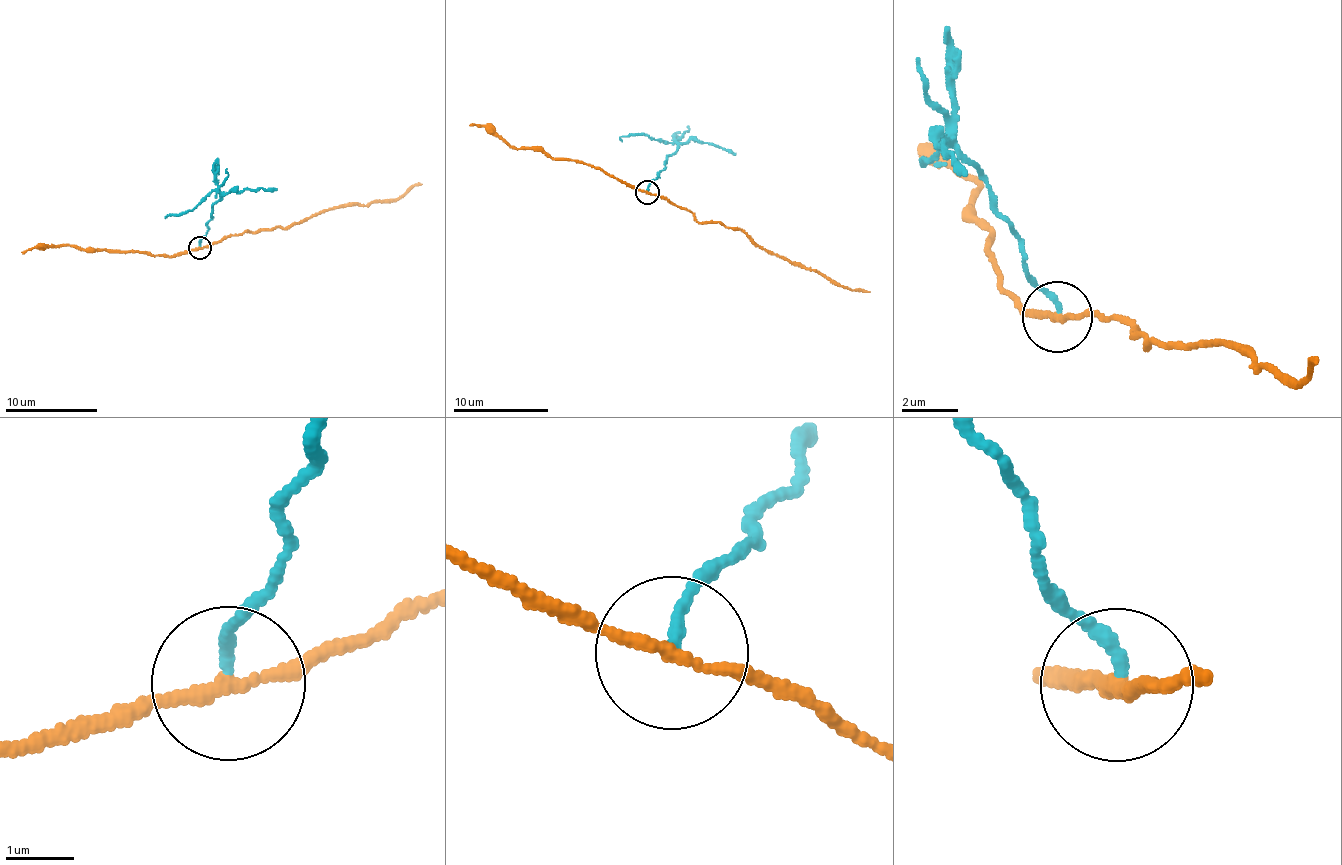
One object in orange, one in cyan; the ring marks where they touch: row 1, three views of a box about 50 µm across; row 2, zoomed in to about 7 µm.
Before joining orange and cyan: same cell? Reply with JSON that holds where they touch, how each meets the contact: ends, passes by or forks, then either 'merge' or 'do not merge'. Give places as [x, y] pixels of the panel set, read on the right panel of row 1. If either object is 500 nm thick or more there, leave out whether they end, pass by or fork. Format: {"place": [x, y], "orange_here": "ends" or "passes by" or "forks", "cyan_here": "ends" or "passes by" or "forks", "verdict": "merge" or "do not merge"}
{"place": [1057, 316], "orange_here": "passes by", "cyan_here": "ends", "verdict": "do not merge"}

